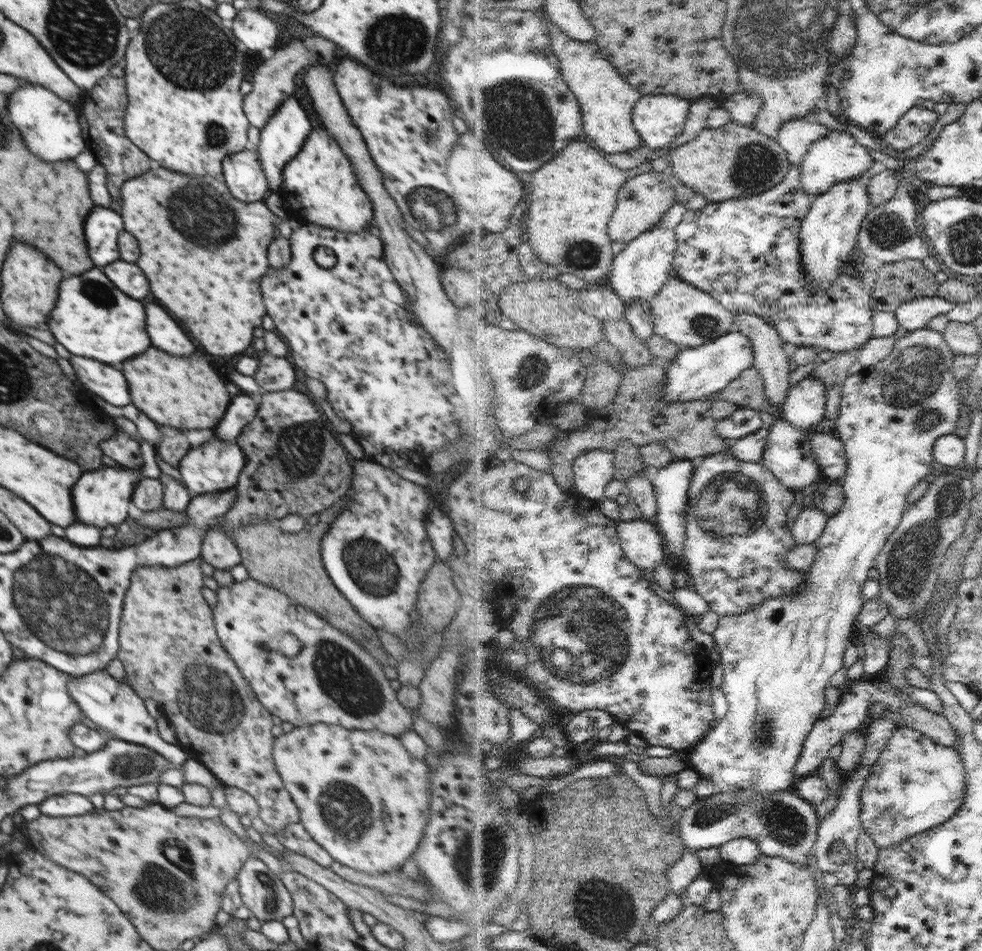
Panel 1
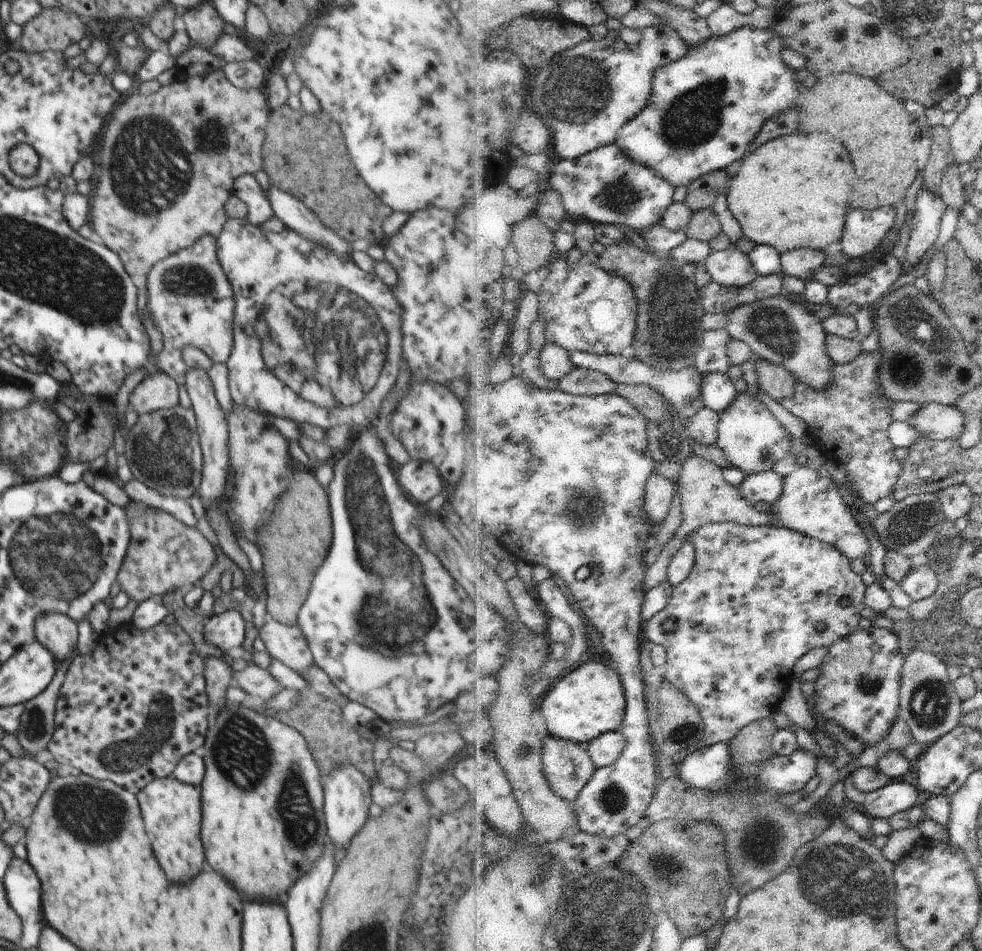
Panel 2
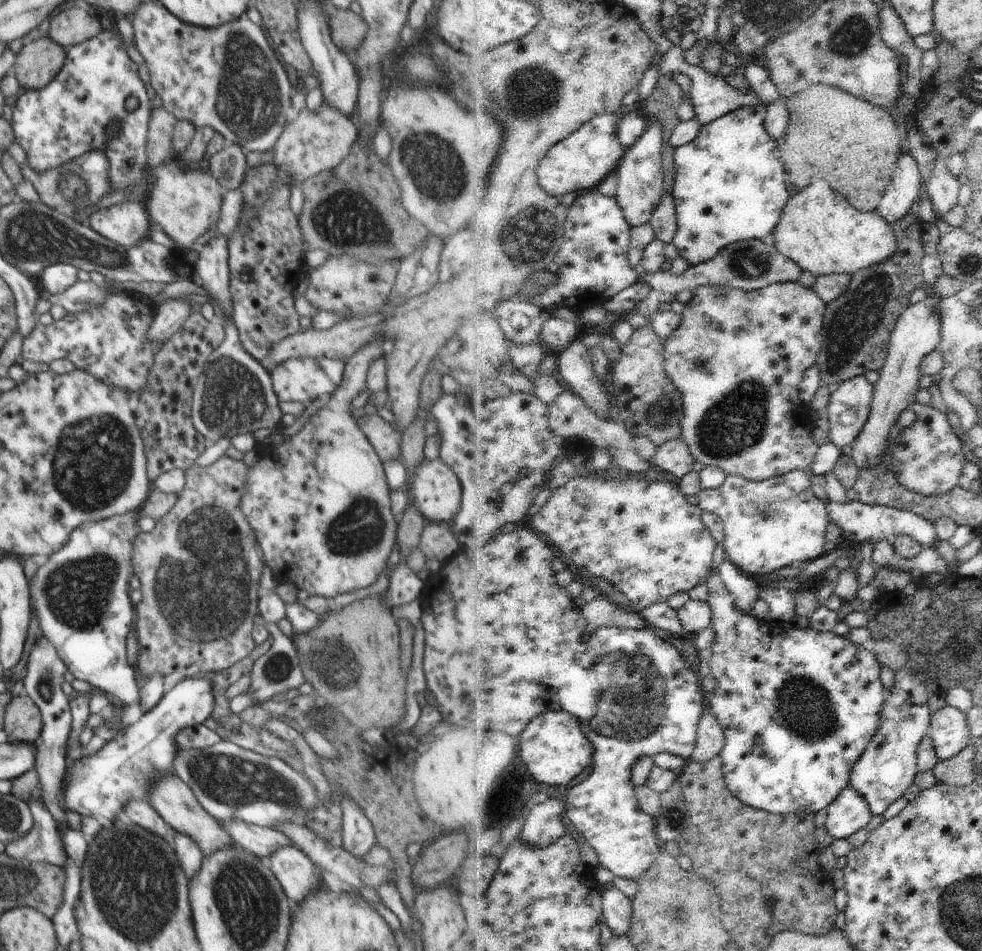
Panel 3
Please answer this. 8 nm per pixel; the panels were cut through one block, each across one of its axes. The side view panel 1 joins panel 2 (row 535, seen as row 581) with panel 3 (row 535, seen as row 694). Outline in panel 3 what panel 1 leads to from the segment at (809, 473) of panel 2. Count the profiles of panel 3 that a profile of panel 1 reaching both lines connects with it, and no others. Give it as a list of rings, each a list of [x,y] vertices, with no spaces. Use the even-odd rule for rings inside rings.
[[[797,469],[789,474],[777,475],[766,481],[754,481],[739,475],[730,475],[720,489],[704,489],[699,494],[699,506],[706,512],[721,515],[725,522],[724,540],[726,559],[735,562],[742,573],[757,579],[771,579],[774,572],[794,566],[796,562],[818,560],[826,553],[826,532],[830,528],[830,503],[822,500],[813,490],[813,475],[810,470]]]

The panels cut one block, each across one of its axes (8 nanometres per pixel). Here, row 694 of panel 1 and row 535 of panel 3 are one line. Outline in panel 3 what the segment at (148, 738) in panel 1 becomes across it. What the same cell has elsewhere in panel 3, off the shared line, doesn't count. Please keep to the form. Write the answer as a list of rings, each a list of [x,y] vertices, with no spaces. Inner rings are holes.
[[[140,511],[128,512],[98,522],[88,522],[72,530],[68,542],[47,561],[38,566],[30,581],[30,610],[36,612],[42,636],[52,642],[62,662],[75,679],[88,682],[99,693],[108,693],[122,700],[126,706],[140,703],[134,668],[128,664],[126,638],[134,628],[134,604],[128,595],[129,581],[134,575],[132,552],[140,530],[136,523]]]

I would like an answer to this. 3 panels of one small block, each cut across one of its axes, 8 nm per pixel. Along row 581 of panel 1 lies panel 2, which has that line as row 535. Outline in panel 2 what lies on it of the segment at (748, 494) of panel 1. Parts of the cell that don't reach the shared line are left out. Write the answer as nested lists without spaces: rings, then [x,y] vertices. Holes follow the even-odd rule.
[[[715,523],[705,525],[690,540],[697,549],[697,562],[690,577],[678,587],[675,588],[673,598],[668,607],[658,614],[652,621],[646,624],[645,634],[648,643],[663,645],[668,651],[668,663],[665,665],[667,672],[665,679],[676,684],[682,689],[684,695],[687,695],[696,705],[699,706],[701,716],[705,725],[705,738],[700,744],[702,747],[712,747],[717,743],[731,742],[740,735],[744,728],[751,723],[761,719],[773,717],[775,713],[780,712],[780,704],[792,686],[792,682],[798,677],[795,674],[795,667],[798,662],[816,648],[834,647],[840,640],[846,636],[852,635],[856,630],[863,627],[865,621],[862,618],[862,612],[866,607],[866,598],[869,590],[868,584],[862,575],[856,574],[852,570],[852,562],[835,545],[827,544],[822,540],[810,537],[809,535],[797,532],[787,527],[767,525],[760,527],[748,527],[737,523]],[[849,595],[852,599],[847,607],[842,606],[842,598]],[[675,617],[678,619],[678,629],[674,633],[664,632],[664,622],[666,618]],[[824,622],[826,629],[820,634],[816,624]]]

